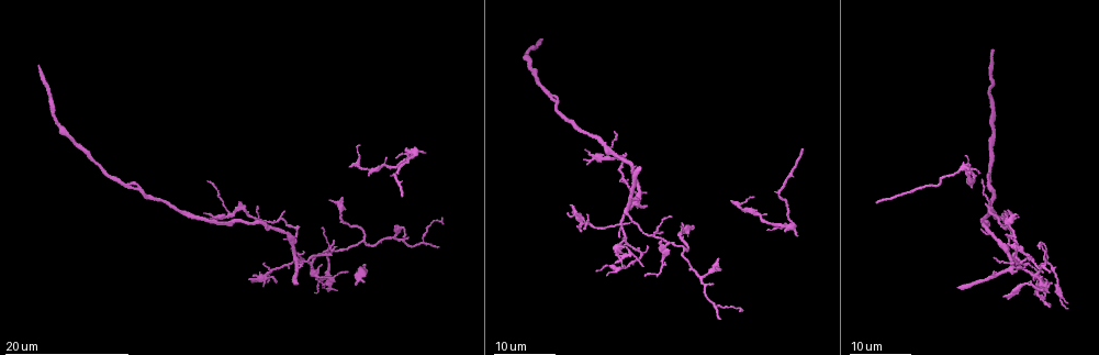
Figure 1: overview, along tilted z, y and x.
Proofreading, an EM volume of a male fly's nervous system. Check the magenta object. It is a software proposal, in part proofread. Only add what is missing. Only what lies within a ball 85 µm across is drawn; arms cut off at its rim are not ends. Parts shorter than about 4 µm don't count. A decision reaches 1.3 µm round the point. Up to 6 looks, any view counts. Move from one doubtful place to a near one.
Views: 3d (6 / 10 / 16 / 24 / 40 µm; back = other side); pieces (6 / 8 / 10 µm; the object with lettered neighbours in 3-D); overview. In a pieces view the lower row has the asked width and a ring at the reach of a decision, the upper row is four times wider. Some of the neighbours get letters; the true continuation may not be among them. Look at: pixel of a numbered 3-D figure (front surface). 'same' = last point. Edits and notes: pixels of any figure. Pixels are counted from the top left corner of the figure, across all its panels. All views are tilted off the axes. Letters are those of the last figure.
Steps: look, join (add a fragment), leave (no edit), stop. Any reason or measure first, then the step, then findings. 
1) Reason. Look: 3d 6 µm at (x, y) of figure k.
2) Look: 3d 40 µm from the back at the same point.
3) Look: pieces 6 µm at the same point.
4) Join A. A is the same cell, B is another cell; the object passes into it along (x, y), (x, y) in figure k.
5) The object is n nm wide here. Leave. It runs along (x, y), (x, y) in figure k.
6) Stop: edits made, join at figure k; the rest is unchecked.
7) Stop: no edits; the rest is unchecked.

Branch stops here. Look: 3d 16 µm at (648, 247) of figure 1.

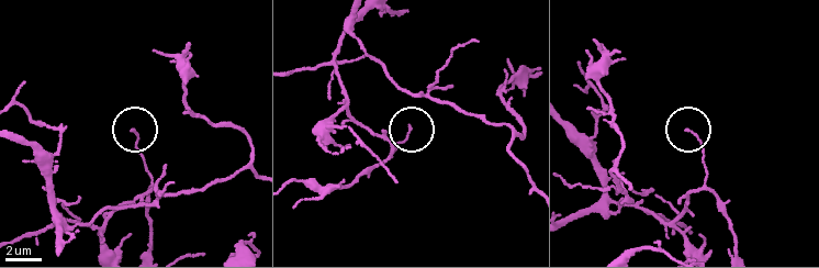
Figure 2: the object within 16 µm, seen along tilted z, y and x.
See the neighbours. Look: pieces 8 µm at (689, 131) of figure 2.

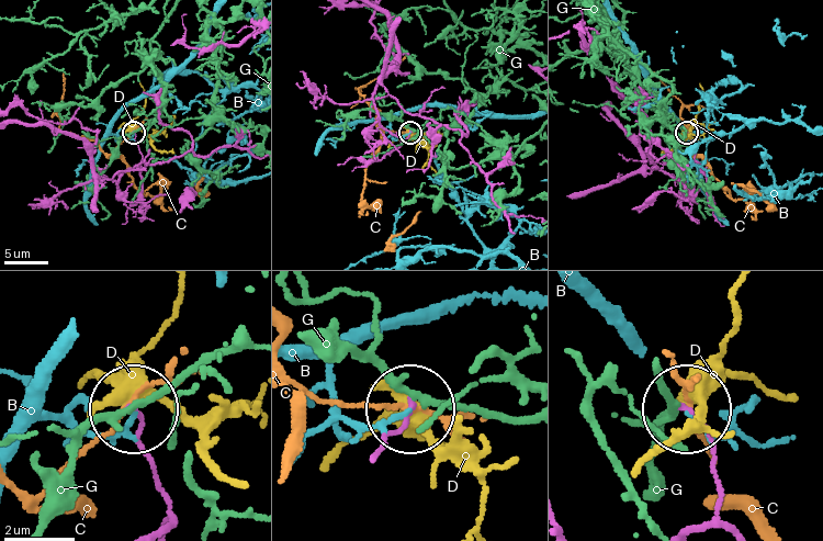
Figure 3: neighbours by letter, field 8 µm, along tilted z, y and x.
Leave. B, C, D and G are other cells; no lettered fragment goes on from it.

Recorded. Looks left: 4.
An open end. Look: 3d 24 µm at (683, 225) of figure 1.

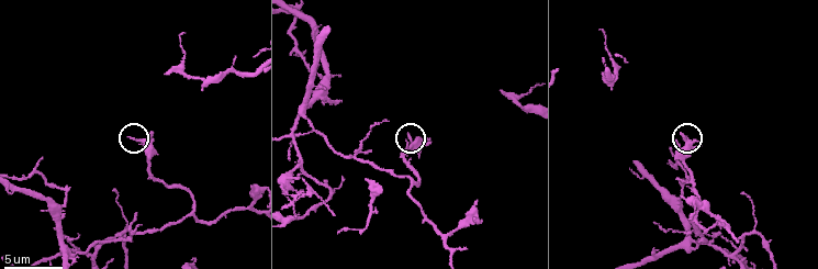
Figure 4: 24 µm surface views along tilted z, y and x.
Look: pieces 8 µm at (131, 137) of figure 4.

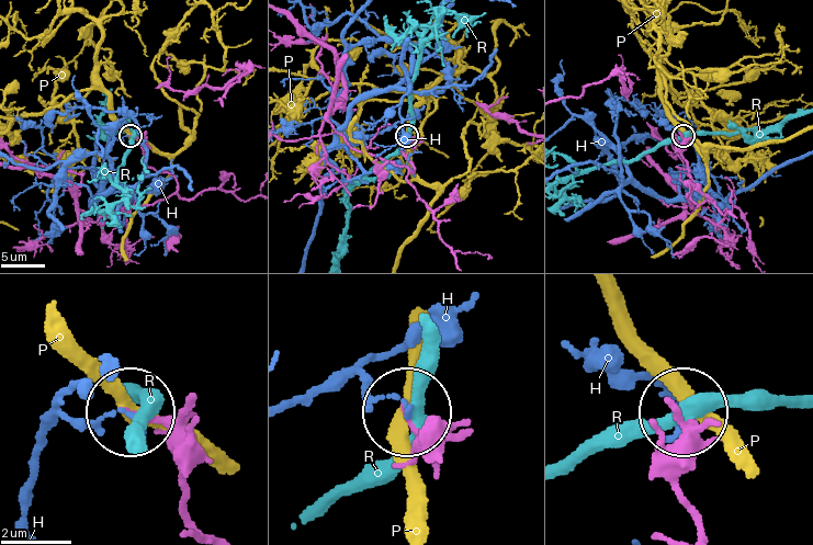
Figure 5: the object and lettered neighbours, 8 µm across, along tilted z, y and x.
Leave. H, P and R are other cells; it runs along (703, 526), (675, 473), (687, 416) in figure 5; none of them fits.

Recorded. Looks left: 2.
Thin end. Look: 3d 6 µm at (467, 249) of figure 4.

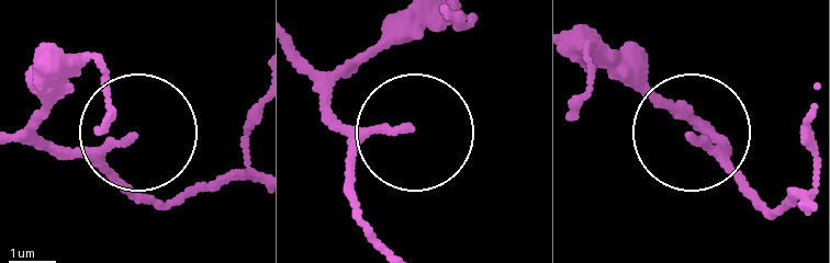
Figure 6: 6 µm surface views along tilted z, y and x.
What lies round it. Look: pieces 10 µm at (692, 137) of figure 6.

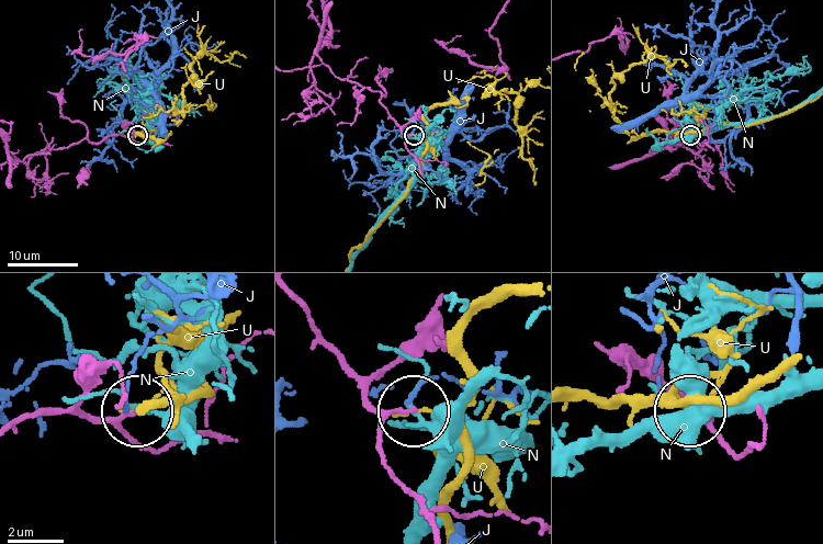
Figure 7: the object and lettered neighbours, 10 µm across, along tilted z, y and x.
Leave. J, N and U are other cells; it runs along (294, 296), (316, 339), (378, 409), (409, 412) in figure 7; none of them fits.

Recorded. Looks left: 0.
Stop: no edits; the rest is unchecked.

